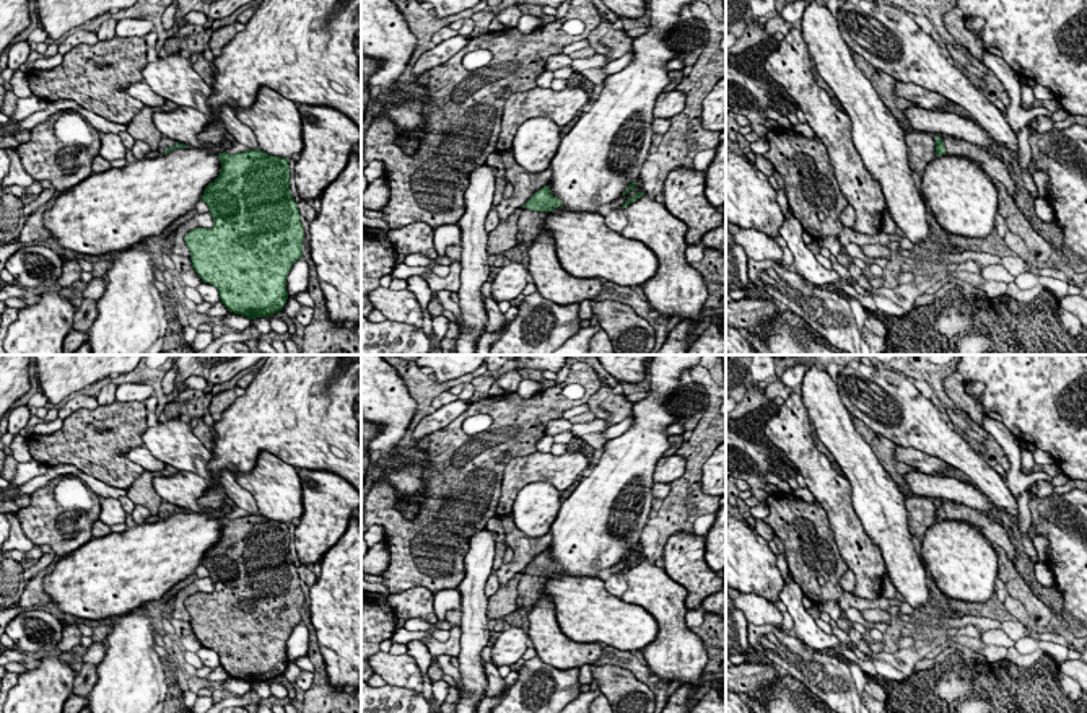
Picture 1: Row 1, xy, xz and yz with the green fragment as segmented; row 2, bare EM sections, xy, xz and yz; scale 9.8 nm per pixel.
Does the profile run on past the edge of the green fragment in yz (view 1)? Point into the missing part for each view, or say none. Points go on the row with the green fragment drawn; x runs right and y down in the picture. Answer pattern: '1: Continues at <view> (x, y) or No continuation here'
1: Continues at yz (993, 166)

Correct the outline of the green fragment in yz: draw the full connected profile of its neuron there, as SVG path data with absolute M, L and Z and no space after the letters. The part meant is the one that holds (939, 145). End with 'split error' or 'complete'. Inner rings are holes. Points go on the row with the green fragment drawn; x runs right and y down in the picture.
M934 137L936 140L936 156L939 155L954 155L970 158L976 161L981 169L991 177L1006 186L1007 192L1015 199L1017 189L1015 182L1011 177L1006 164L986 148L973 145L965 140L957 140L952 137Z | split error

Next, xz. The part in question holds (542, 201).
M550 186L537 190L522 207L517 220L517 244L529 244L537 238L545 213L561 207L563 202L552 195Z | split error

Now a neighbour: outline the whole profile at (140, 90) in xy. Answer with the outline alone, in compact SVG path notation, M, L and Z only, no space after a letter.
M145 80L125 86L124 91L156 111L166 103L166 99L158 96Z

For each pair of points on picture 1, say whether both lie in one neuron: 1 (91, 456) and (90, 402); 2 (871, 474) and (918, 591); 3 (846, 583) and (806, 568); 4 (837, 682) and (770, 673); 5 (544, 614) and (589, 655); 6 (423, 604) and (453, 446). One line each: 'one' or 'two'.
1: two
2: one
3: two
4: two
5: one
6: two

